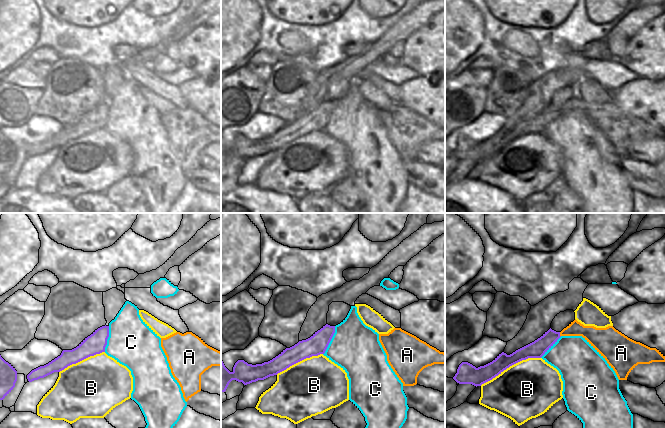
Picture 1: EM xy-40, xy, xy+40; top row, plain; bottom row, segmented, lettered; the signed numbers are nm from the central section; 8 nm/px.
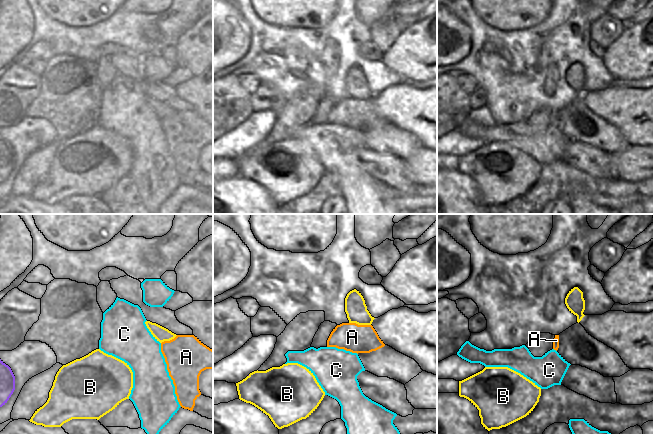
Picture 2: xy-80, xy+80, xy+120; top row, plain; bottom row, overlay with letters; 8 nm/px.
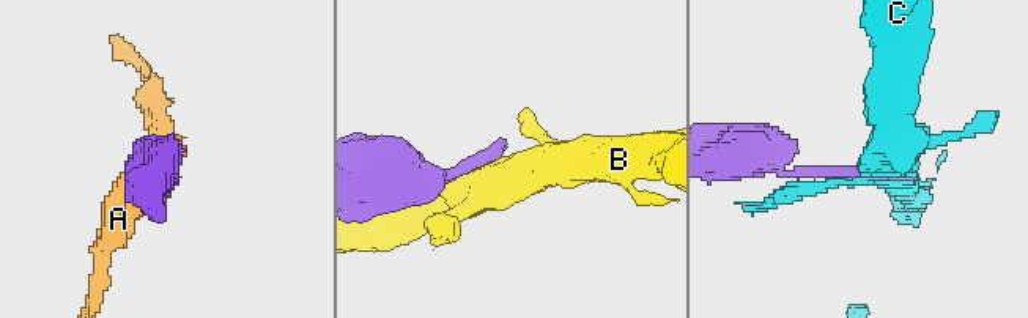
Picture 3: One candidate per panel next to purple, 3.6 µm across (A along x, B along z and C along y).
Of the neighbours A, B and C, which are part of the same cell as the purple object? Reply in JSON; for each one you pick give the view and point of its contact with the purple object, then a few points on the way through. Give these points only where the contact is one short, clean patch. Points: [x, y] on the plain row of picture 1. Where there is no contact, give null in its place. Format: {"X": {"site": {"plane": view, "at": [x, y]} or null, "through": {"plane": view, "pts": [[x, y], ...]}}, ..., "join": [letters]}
{"A": {"site": {"plane": "xy+40", "at": [559, 110]}, "through": {"plane": "xy+40", "pts": [[536, 125], [551, 112], [559, 110], [567, 107], [590, 109]]}}, "join": ["A"]}

